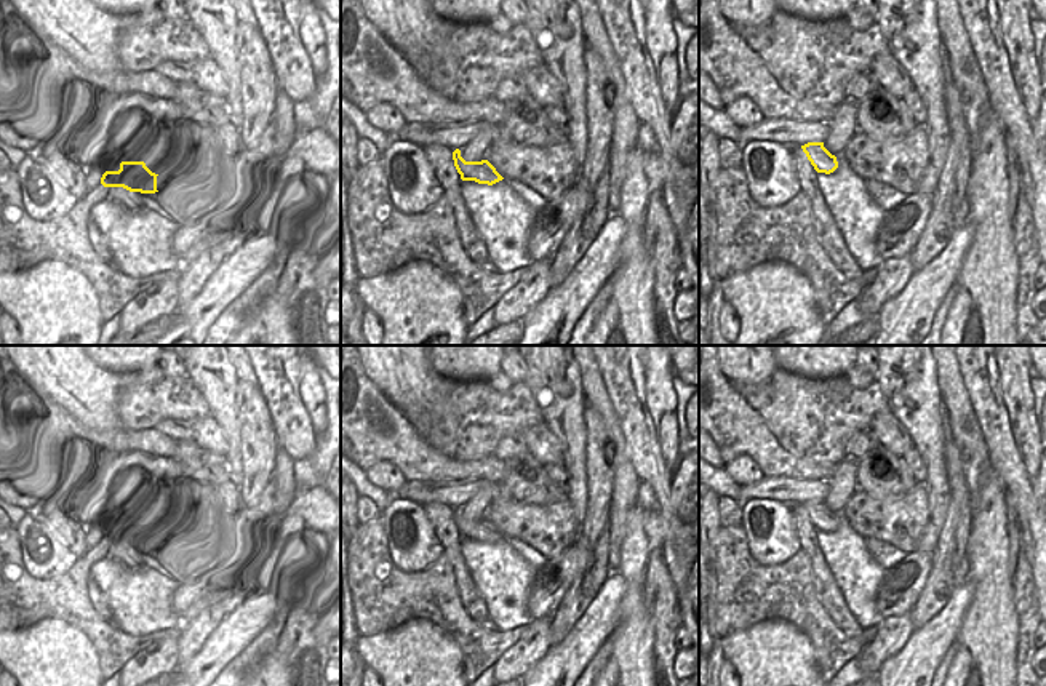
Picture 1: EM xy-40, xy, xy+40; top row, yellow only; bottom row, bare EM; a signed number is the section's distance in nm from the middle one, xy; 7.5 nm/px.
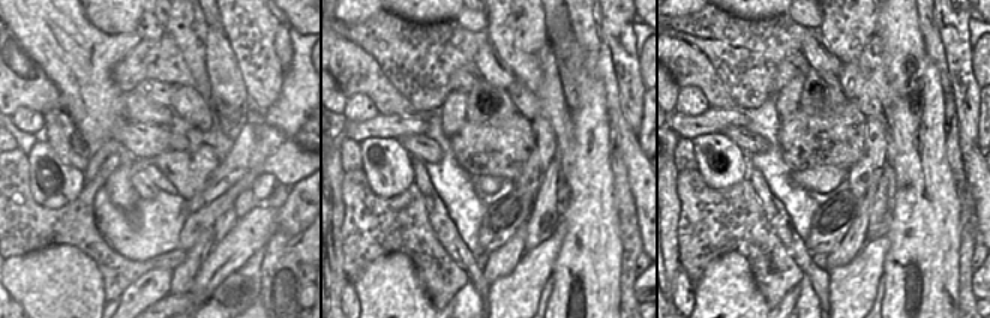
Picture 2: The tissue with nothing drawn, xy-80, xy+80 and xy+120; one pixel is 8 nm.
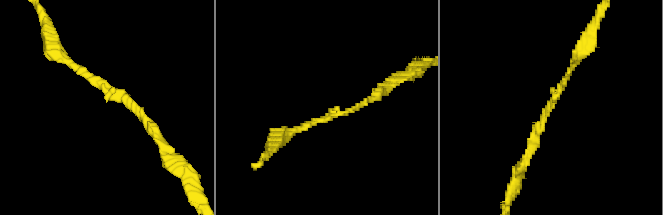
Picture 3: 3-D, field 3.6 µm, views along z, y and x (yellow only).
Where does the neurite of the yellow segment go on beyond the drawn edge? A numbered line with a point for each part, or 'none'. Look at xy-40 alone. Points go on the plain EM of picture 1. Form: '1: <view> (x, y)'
none.

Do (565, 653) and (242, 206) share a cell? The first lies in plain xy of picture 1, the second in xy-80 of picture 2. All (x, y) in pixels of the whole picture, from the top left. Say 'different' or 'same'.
different

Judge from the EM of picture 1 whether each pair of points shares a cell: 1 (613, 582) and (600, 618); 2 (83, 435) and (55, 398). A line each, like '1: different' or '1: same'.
1: same
2: same

